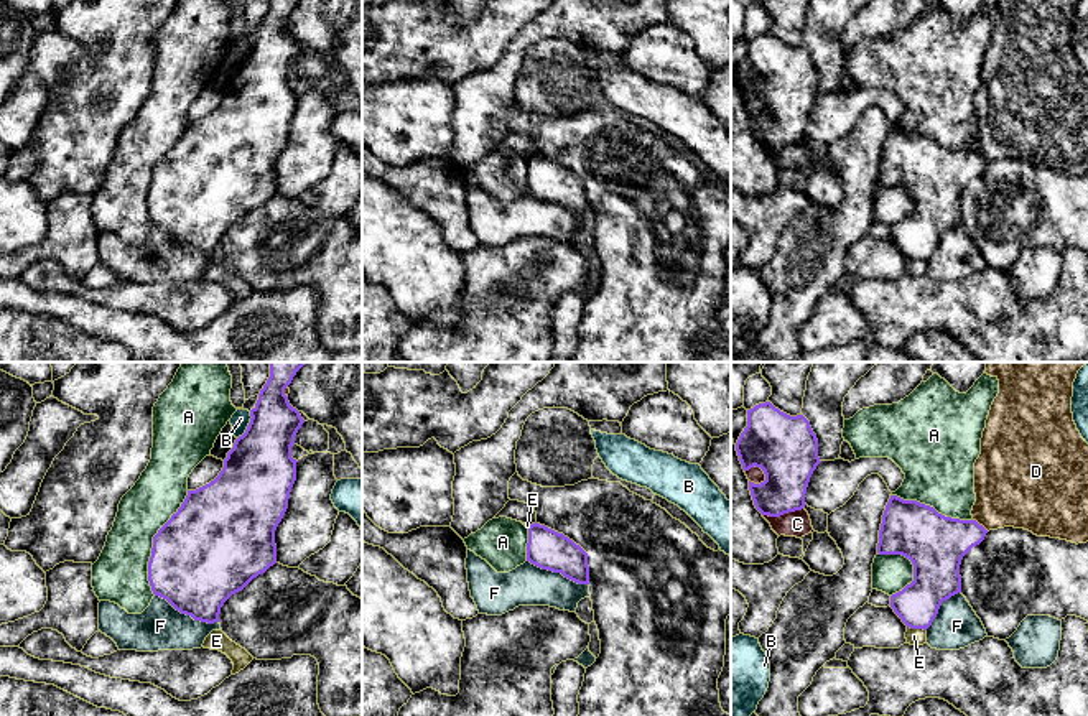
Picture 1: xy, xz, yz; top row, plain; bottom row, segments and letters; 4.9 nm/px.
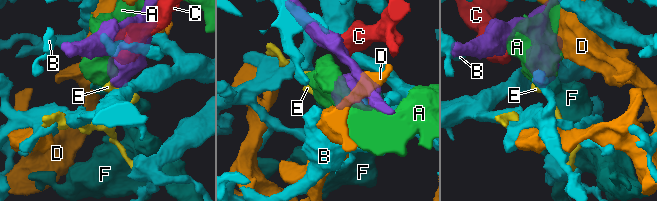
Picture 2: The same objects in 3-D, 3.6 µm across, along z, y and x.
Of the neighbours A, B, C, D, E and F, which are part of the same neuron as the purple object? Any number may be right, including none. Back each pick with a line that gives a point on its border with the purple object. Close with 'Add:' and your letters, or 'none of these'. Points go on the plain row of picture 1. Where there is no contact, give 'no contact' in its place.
Add: none of these

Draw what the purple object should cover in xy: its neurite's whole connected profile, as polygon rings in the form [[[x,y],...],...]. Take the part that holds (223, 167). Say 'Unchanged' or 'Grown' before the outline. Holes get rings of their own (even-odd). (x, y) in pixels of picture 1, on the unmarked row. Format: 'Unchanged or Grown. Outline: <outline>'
Unchanged. Outline: [[[270,0],[270,8],[250,41],[250,54],[227,84],[219,107],[188,122],[178,143],[153,168],[148,193],[151,222],[194,252],[219,253],[224,234],[277,194],[275,161],[288,140],[296,112],[298,92],[291,89],[291,77],[305,54],[285,26],[298,2]]]

